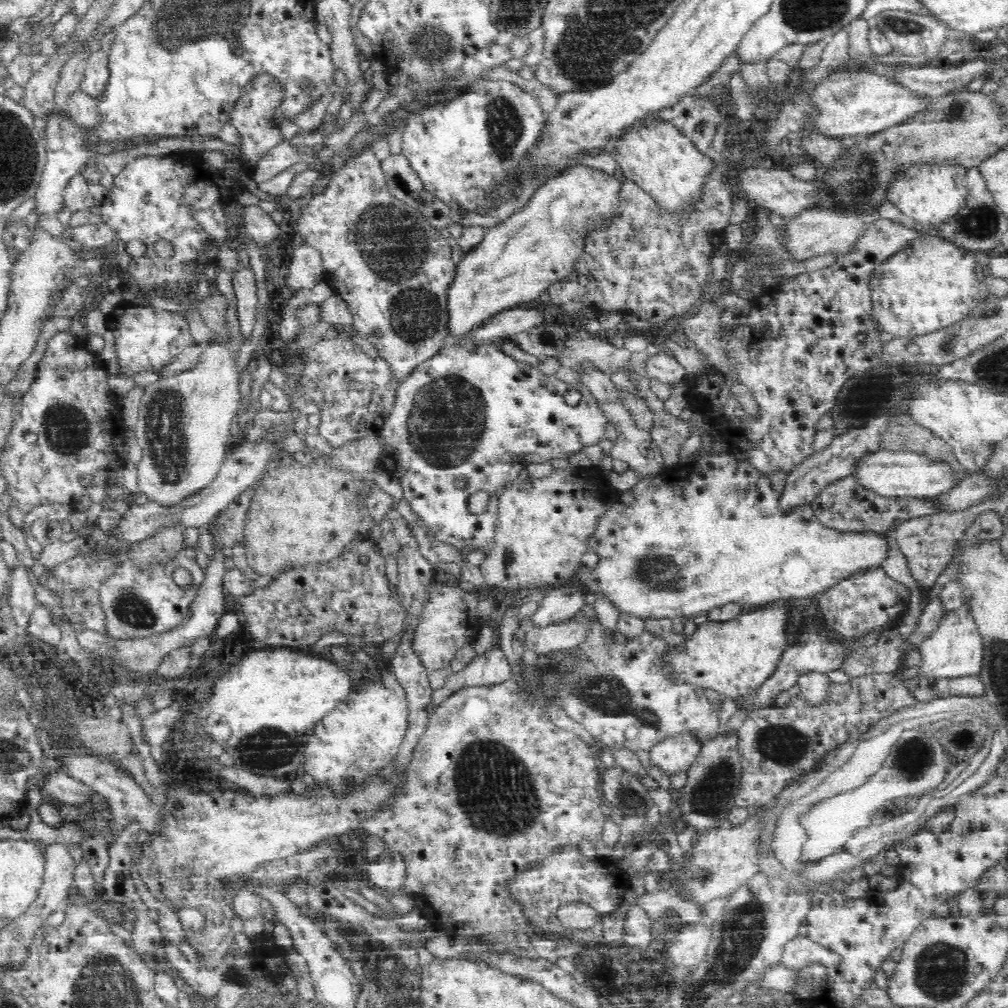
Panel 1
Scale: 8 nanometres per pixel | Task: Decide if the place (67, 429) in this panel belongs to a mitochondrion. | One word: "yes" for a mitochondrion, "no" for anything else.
yes

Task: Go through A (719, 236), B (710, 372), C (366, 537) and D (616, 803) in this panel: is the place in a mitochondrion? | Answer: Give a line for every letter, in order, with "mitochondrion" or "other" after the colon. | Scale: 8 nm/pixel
A: other
B: other
C: other
D: other

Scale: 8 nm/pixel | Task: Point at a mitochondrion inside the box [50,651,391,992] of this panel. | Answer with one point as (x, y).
(264, 750)

